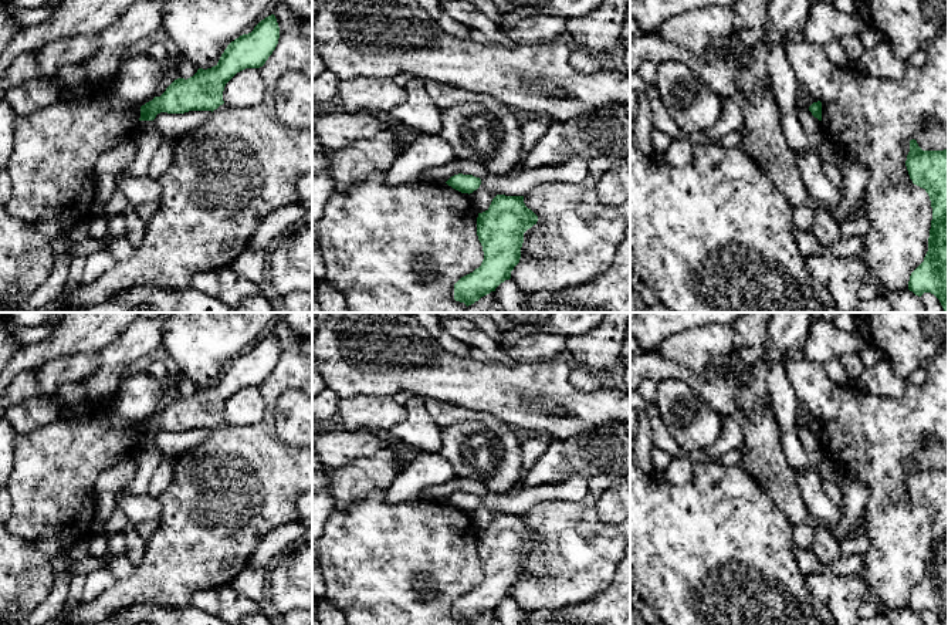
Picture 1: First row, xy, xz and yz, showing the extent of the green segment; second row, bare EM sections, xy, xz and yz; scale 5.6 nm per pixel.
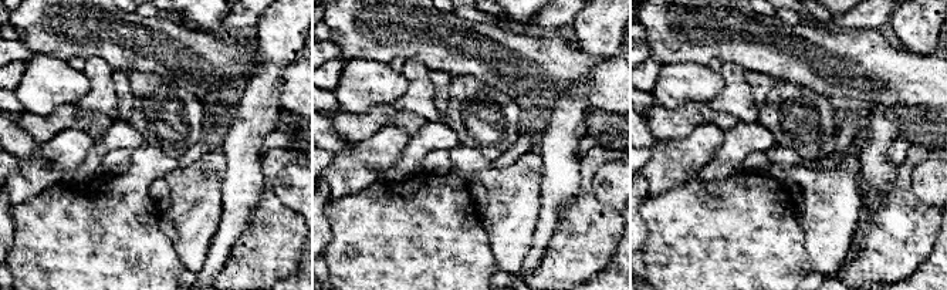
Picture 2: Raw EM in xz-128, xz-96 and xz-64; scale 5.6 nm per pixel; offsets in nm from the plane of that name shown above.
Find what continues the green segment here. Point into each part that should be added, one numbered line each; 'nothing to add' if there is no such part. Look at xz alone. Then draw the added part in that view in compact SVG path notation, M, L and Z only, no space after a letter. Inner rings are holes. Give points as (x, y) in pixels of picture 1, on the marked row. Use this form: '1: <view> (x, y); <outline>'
nothing to add

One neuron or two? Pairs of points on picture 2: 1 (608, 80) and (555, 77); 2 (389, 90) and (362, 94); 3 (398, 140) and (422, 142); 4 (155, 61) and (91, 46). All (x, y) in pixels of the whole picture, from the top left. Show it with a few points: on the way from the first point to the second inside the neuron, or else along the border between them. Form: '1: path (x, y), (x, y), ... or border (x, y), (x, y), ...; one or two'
1: path (595, 71), (568, 71); one
2: path (382, 90), (369, 90); one
3: border (411, 137), (402, 155), (389, 168); two
4: path (139, 46), (107, 46); one

